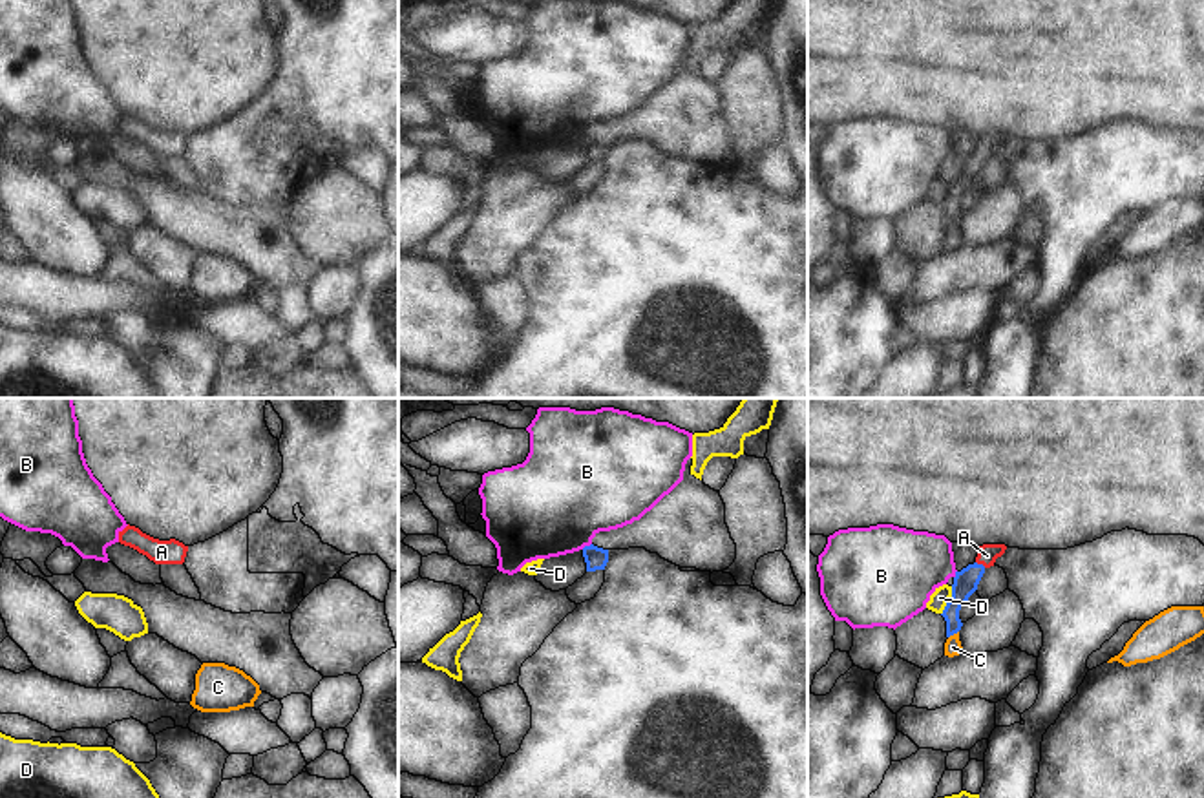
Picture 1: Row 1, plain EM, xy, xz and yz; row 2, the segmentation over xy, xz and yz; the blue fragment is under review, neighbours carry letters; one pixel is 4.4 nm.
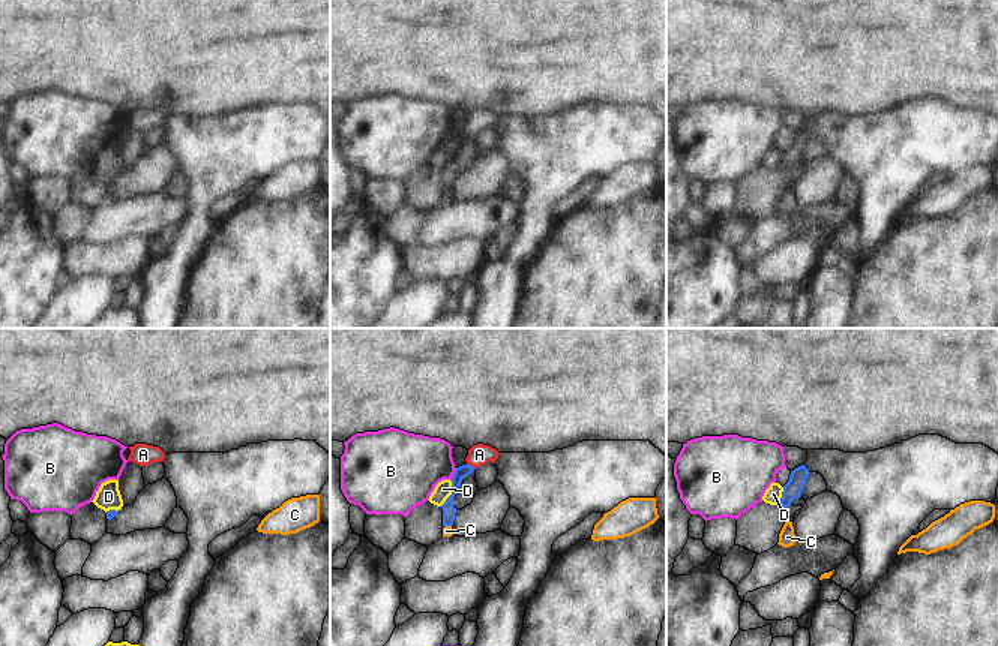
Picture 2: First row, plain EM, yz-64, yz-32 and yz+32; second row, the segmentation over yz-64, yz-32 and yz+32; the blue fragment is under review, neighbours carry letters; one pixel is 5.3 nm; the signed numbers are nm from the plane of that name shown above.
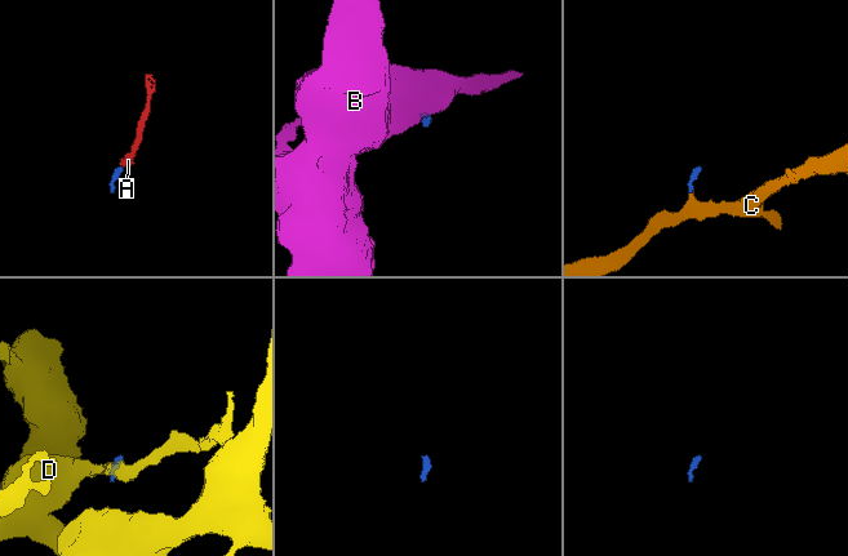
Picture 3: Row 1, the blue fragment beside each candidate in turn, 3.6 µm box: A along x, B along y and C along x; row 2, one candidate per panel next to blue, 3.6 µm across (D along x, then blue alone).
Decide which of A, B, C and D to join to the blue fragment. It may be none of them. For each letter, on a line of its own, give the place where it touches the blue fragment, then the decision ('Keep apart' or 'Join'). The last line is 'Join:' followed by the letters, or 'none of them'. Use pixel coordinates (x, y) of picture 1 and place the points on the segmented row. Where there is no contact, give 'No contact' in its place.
A: Touches blue at yz (982, 565). Join
B: Touches blue at xz (585, 546). Keep apart
C: Touches blue at yz (952, 634). Join
D: Touches blue at yz (949, 601). Keep apart
Join: A, C.

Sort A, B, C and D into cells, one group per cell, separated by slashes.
A C / B / D

